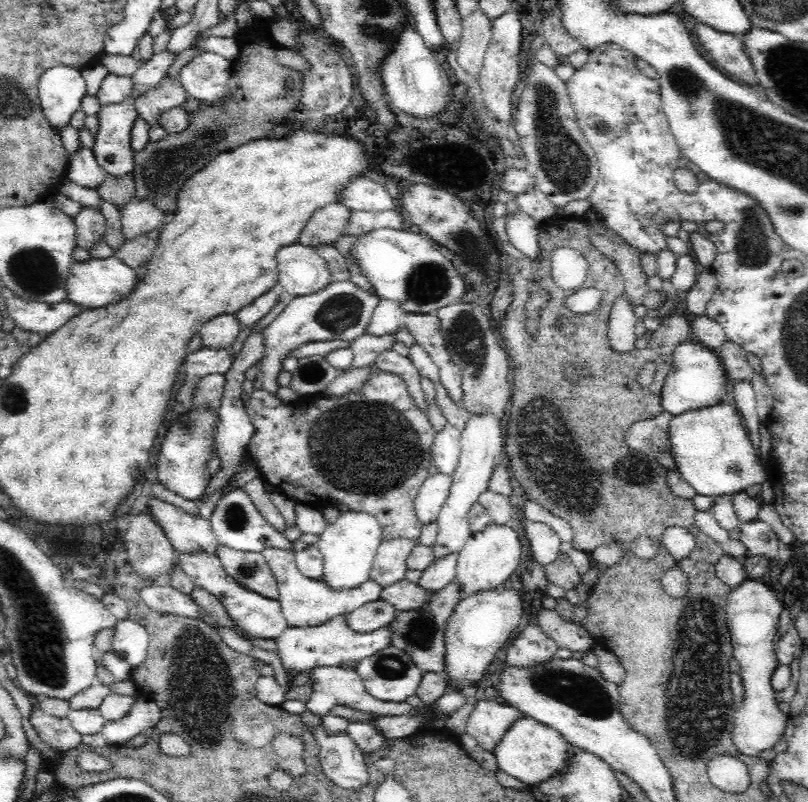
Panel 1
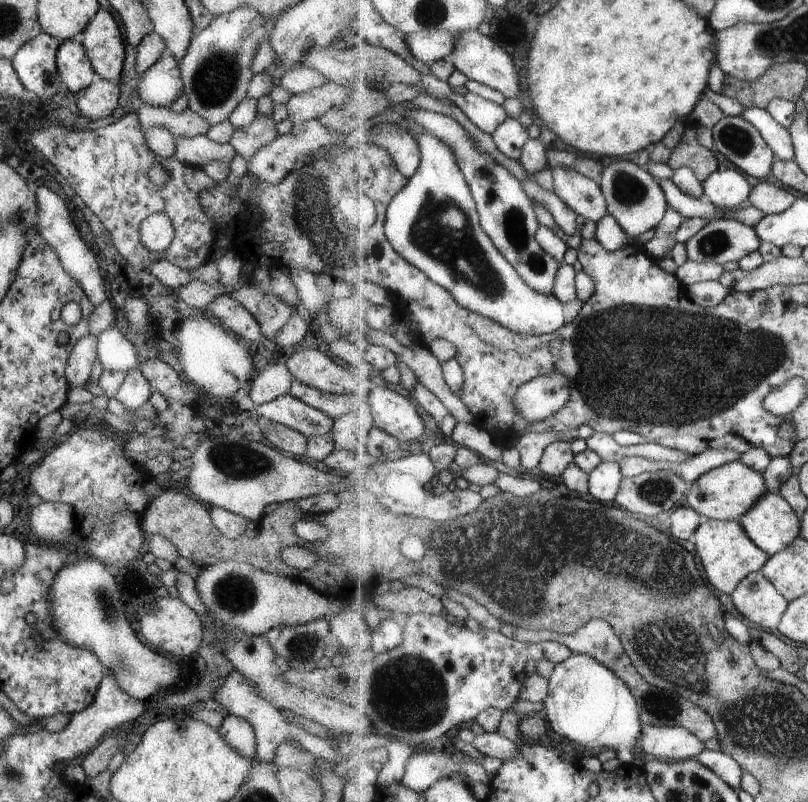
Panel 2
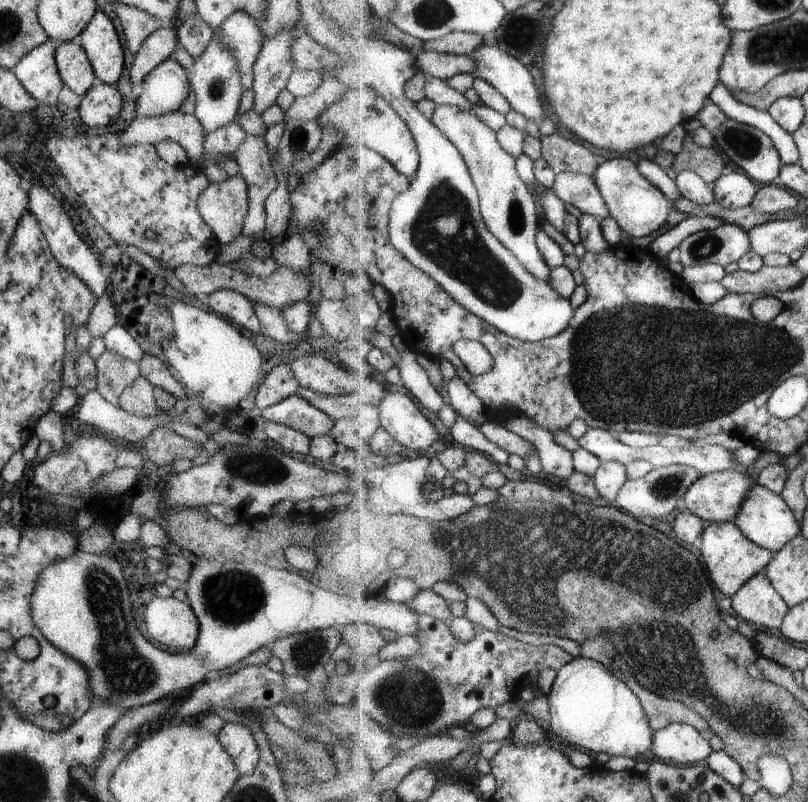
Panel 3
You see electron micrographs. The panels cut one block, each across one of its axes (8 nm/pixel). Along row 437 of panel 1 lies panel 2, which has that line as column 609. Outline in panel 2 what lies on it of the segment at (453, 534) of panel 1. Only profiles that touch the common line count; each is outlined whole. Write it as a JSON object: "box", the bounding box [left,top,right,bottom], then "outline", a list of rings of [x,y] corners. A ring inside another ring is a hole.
{"box":[590,461,624,504],"outline":[[[603,461],[590,474],[590,498],[615,504],[624,474],[617,461]]]}

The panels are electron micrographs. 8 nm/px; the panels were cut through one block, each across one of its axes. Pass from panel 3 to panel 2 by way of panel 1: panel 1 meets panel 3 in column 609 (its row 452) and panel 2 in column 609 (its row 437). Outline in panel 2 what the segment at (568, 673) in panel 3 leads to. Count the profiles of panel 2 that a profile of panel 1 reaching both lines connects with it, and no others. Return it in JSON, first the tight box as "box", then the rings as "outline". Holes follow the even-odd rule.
{"box":[543,653,646,763],"outline":[[[573,653],[571,658],[556,664],[555,672],[548,680],[548,686],[547,697],[543,701],[544,714],[554,732],[587,748],[612,749],[620,754],[618,758],[624,763],[633,762],[634,747],[640,746],[646,726],[641,720],[638,700],[622,678],[595,657]]]}

